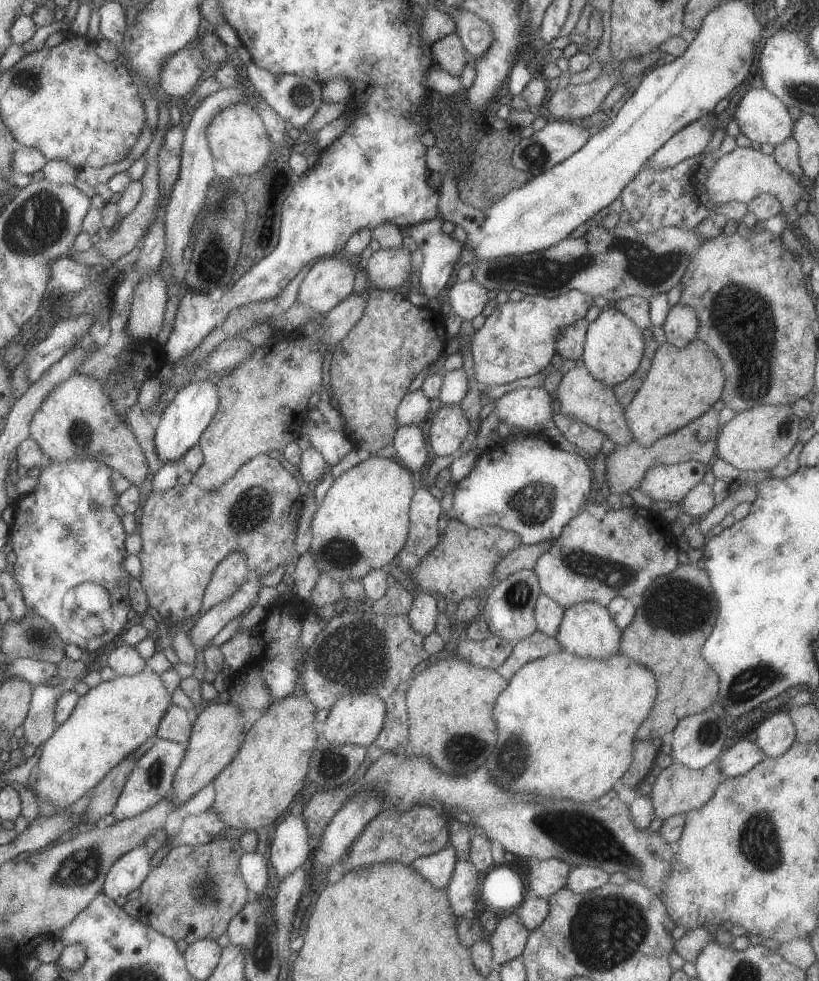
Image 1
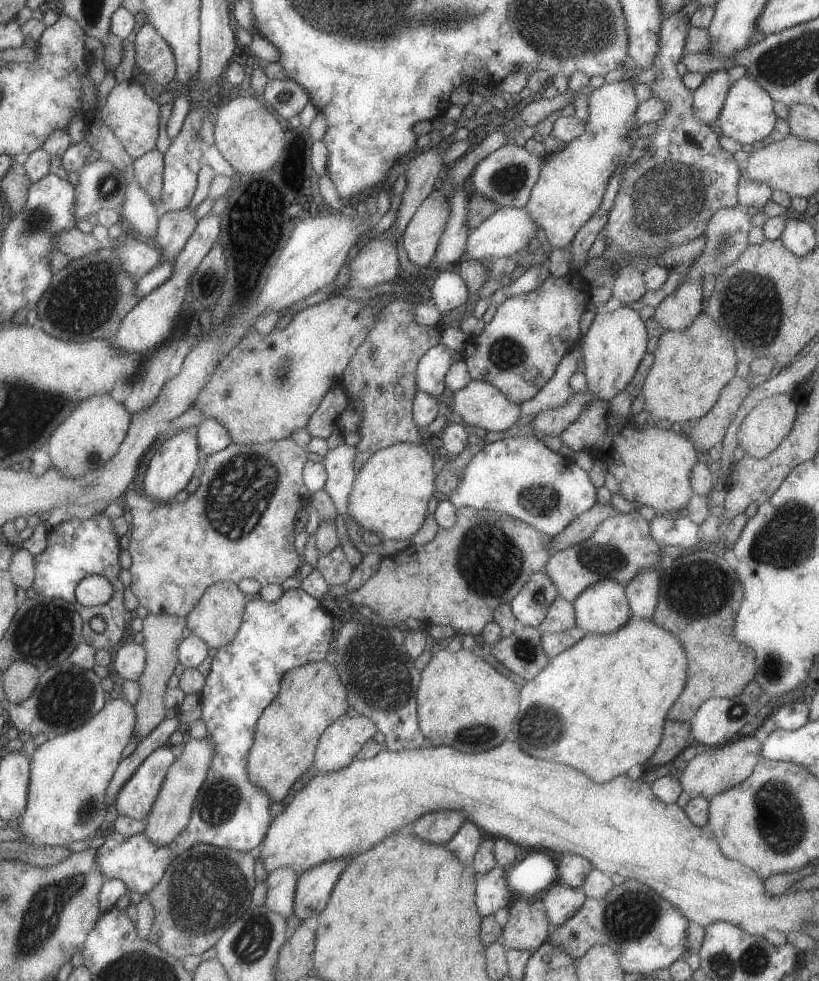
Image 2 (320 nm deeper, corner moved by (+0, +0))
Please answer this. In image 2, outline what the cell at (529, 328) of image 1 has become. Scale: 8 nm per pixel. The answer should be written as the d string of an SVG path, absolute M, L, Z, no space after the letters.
M569 270L560 277L545 274L536 289L505 299L475 338L473 362L467 362L470 380L489 382L516 405L533 398L553 376L559 359L575 345L579 345L579 316L589 305L590 289L578 271Z

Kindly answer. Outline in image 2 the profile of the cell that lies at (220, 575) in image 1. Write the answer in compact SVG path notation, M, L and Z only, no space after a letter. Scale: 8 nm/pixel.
M221 581L209 585L201 595L193 610L186 614L186 627L195 636L201 638L208 648L218 649L233 640L242 621L248 596L241 592L235 583Z

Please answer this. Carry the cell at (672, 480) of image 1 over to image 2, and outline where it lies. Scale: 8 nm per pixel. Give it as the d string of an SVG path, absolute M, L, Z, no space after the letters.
M593 398L584 405L579 416L561 431L558 438L563 445L573 451L586 450L592 441L593 456L607 465L608 473L617 481L618 492L625 500L636 505L651 506L656 514L675 510L684 512L688 500L694 493L690 487L690 470L697 461L696 448L676 426L647 422L641 427L634 423L633 416L629 414L619 418L609 409L608 401Z

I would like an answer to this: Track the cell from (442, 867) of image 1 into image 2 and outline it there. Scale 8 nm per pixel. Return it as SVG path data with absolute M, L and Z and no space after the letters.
M469 819L463 821L455 836L448 840L444 847L453 853L458 861L466 867L471 866L474 854L483 838L482 830Z

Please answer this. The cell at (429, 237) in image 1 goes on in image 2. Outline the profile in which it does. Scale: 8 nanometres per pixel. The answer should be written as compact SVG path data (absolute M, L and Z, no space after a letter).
M525 207L497 208L477 228L471 229L466 238L466 253L471 259L482 261L487 257L513 257L535 237L538 224Z

